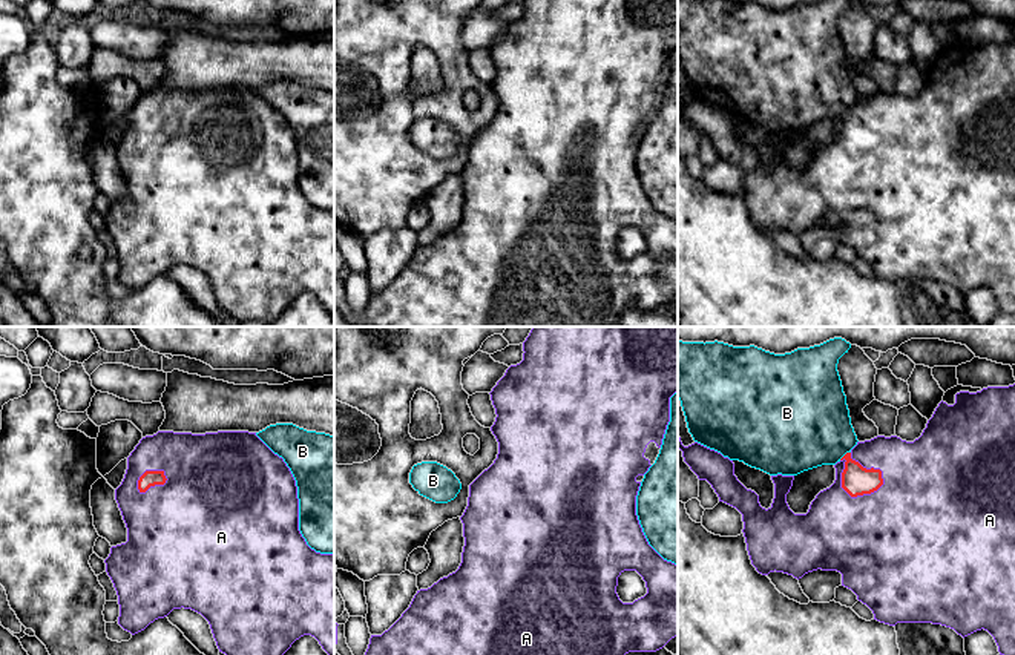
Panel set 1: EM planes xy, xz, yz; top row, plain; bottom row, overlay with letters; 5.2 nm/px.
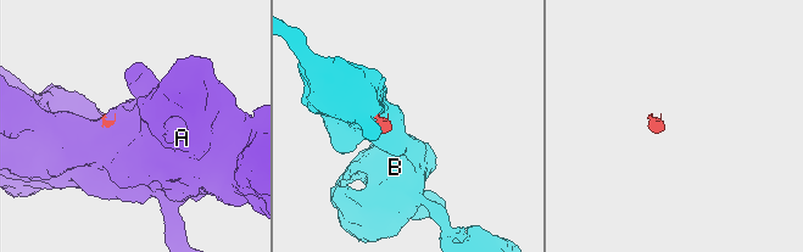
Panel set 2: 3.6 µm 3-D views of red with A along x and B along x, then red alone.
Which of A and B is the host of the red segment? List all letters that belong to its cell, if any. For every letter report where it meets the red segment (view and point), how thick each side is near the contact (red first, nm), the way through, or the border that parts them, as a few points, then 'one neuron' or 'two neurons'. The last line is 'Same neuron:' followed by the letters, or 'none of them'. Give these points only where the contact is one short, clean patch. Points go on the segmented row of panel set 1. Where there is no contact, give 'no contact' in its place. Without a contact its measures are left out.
A: contact yz (850, 494); calibres 160 and 460 nm; way yz (856, 480), (856, 488), (850, 494), (870, 537); one neuron
B: contact yz (845, 454); calibres 160 and 440 nm; border yz (850, 451), (839, 459); two neurons
Same neuron: A

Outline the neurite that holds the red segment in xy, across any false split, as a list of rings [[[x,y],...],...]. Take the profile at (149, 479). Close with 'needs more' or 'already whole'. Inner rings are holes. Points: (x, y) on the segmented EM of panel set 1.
[[[158,431],[140,440],[127,457],[127,469],[115,489],[115,500],[127,528],[127,541],[112,546],[104,560],[118,595],[118,624],[132,635],[144,630],[173,609],[192,609],[210,624],[219,652],[225,655],[284,655],[304,635],[314,637],[328,655],[334,655],[334,554],[311,549],[299,531],[299,499],[296,480],[282,457],[248,431],[218,431],[205,434]]] | needs more

